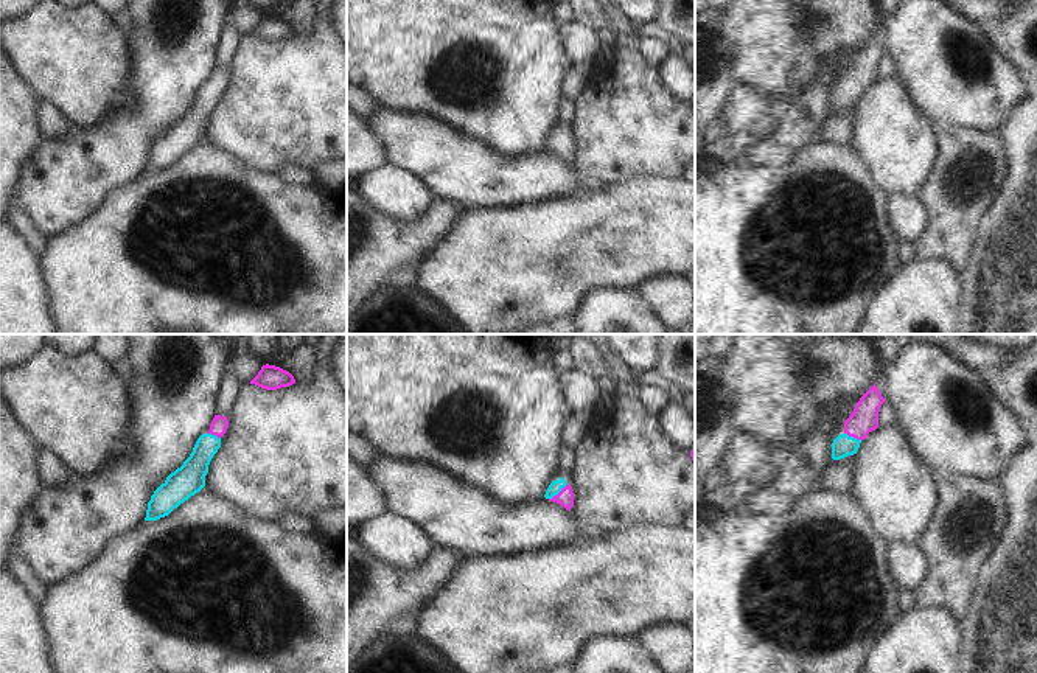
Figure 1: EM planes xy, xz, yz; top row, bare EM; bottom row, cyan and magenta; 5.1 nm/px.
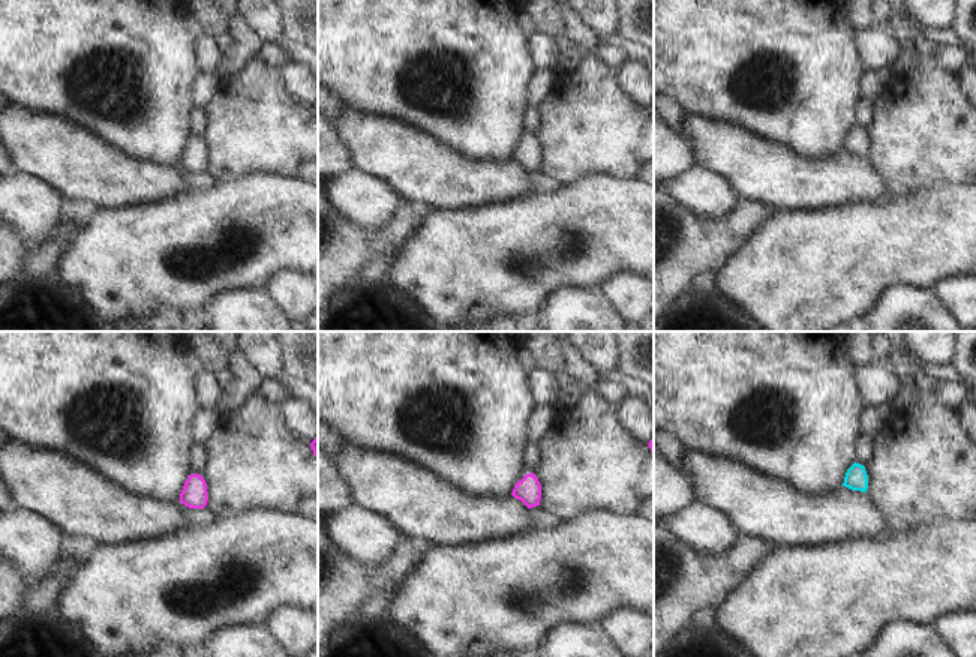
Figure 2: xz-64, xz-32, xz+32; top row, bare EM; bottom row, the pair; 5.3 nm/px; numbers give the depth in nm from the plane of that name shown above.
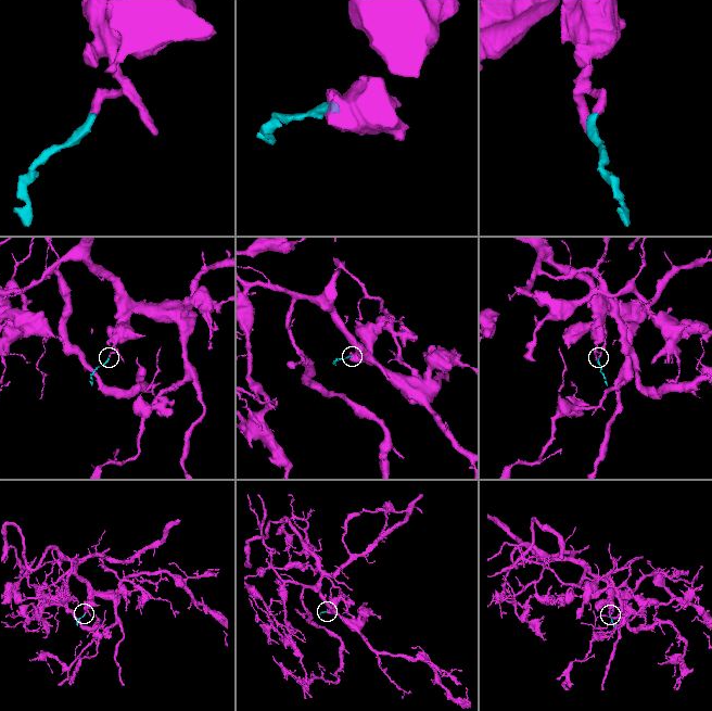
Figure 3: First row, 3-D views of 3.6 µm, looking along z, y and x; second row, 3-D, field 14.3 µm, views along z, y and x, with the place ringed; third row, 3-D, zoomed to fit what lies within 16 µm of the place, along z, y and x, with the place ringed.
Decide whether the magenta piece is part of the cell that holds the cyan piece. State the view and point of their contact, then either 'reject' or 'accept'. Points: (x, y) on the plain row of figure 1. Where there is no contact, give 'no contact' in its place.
xz (558, 143) | accept

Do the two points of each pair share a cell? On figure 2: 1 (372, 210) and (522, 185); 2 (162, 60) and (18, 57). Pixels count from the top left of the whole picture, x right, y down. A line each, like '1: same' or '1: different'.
1: different
2: same

